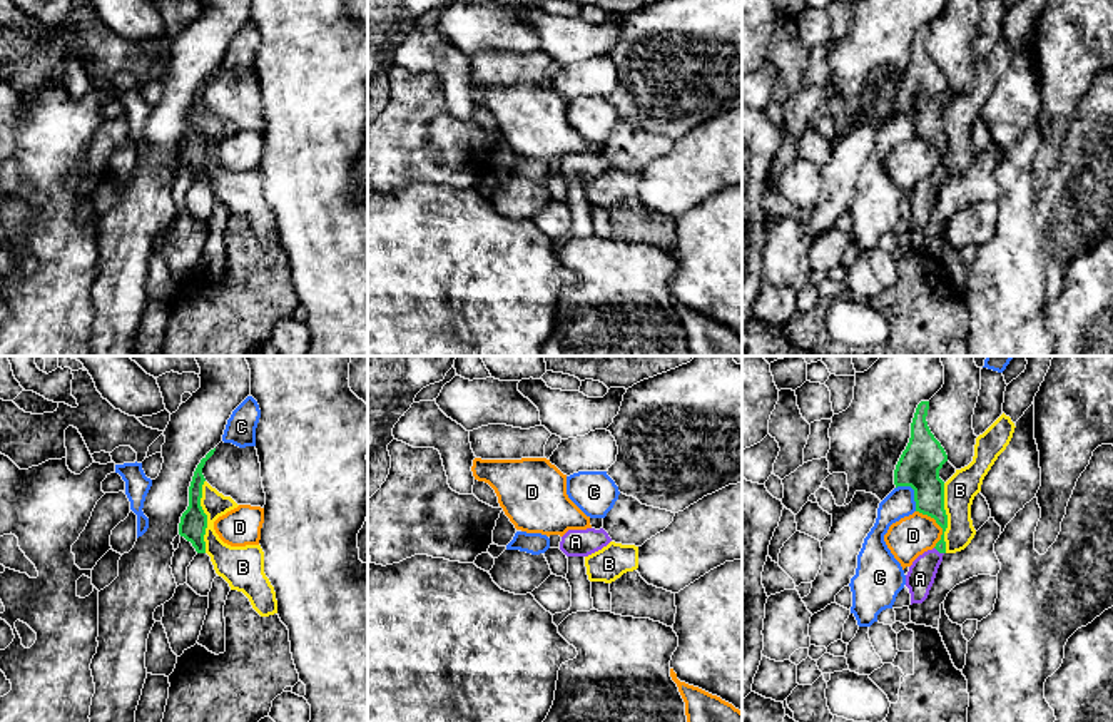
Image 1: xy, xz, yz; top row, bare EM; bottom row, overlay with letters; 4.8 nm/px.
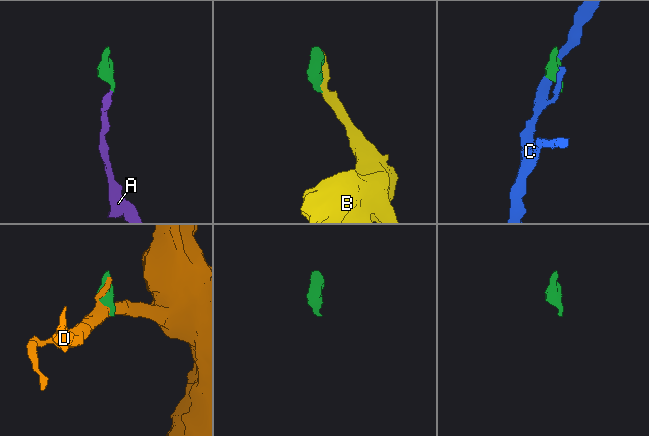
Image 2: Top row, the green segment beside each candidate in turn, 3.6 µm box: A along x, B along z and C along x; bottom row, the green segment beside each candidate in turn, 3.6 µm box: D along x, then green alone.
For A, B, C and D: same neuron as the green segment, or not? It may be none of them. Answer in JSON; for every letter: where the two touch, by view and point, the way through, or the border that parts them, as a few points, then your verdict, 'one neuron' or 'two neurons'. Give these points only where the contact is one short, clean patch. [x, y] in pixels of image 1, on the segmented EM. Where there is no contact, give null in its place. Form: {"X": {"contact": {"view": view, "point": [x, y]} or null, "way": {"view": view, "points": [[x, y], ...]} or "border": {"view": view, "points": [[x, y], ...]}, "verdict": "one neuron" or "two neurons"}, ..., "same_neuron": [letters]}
{"A": {"contact": {"view": "yz", "point": [940, 552]}, "way": {"view": "yz", "points": [[930, 502], [943, 522], [940, 552], [924, 567], [919, 579]]}, "verdict": "one neuron"}, "B": {"contact": {"view": "xy", "point": [206, 517]}, "border": {"view": "xy", "points": [[204, 480], [201, 505], [206, 515], [206, 552]]}, "verdict": "two neurons"}, "C": {"contact": {"view": "yz", "point": [914, 493]}, "border": {"view": "yz", "points": [[898, 485], [908, 485], [913, 490], [916, 510]]}, "verdict": "two neurons"}, "D": {"contact": {"view": "yz", "point": [938, 523]}, "verdict": "two neurons"}, "same_neuron": ["A"]}

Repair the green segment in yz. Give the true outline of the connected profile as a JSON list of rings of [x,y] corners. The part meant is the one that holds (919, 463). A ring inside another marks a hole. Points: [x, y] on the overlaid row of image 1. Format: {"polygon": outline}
{"polygon": [[[929,401],[917,404],[911,423],[909,443],[894,470],[896,488],[911,486],[914,490],[916,511],[934,518],[943,528],[936,547],[919,555],[909,567],[906,587],[911,593],[911,605],[922,603],[928,598],[946,553],[944,531],[948,528],[948,515],[944,510],[944,481],[939,478],[939,470],[948,461],[948,455],[928,426],[928,409]]]}

